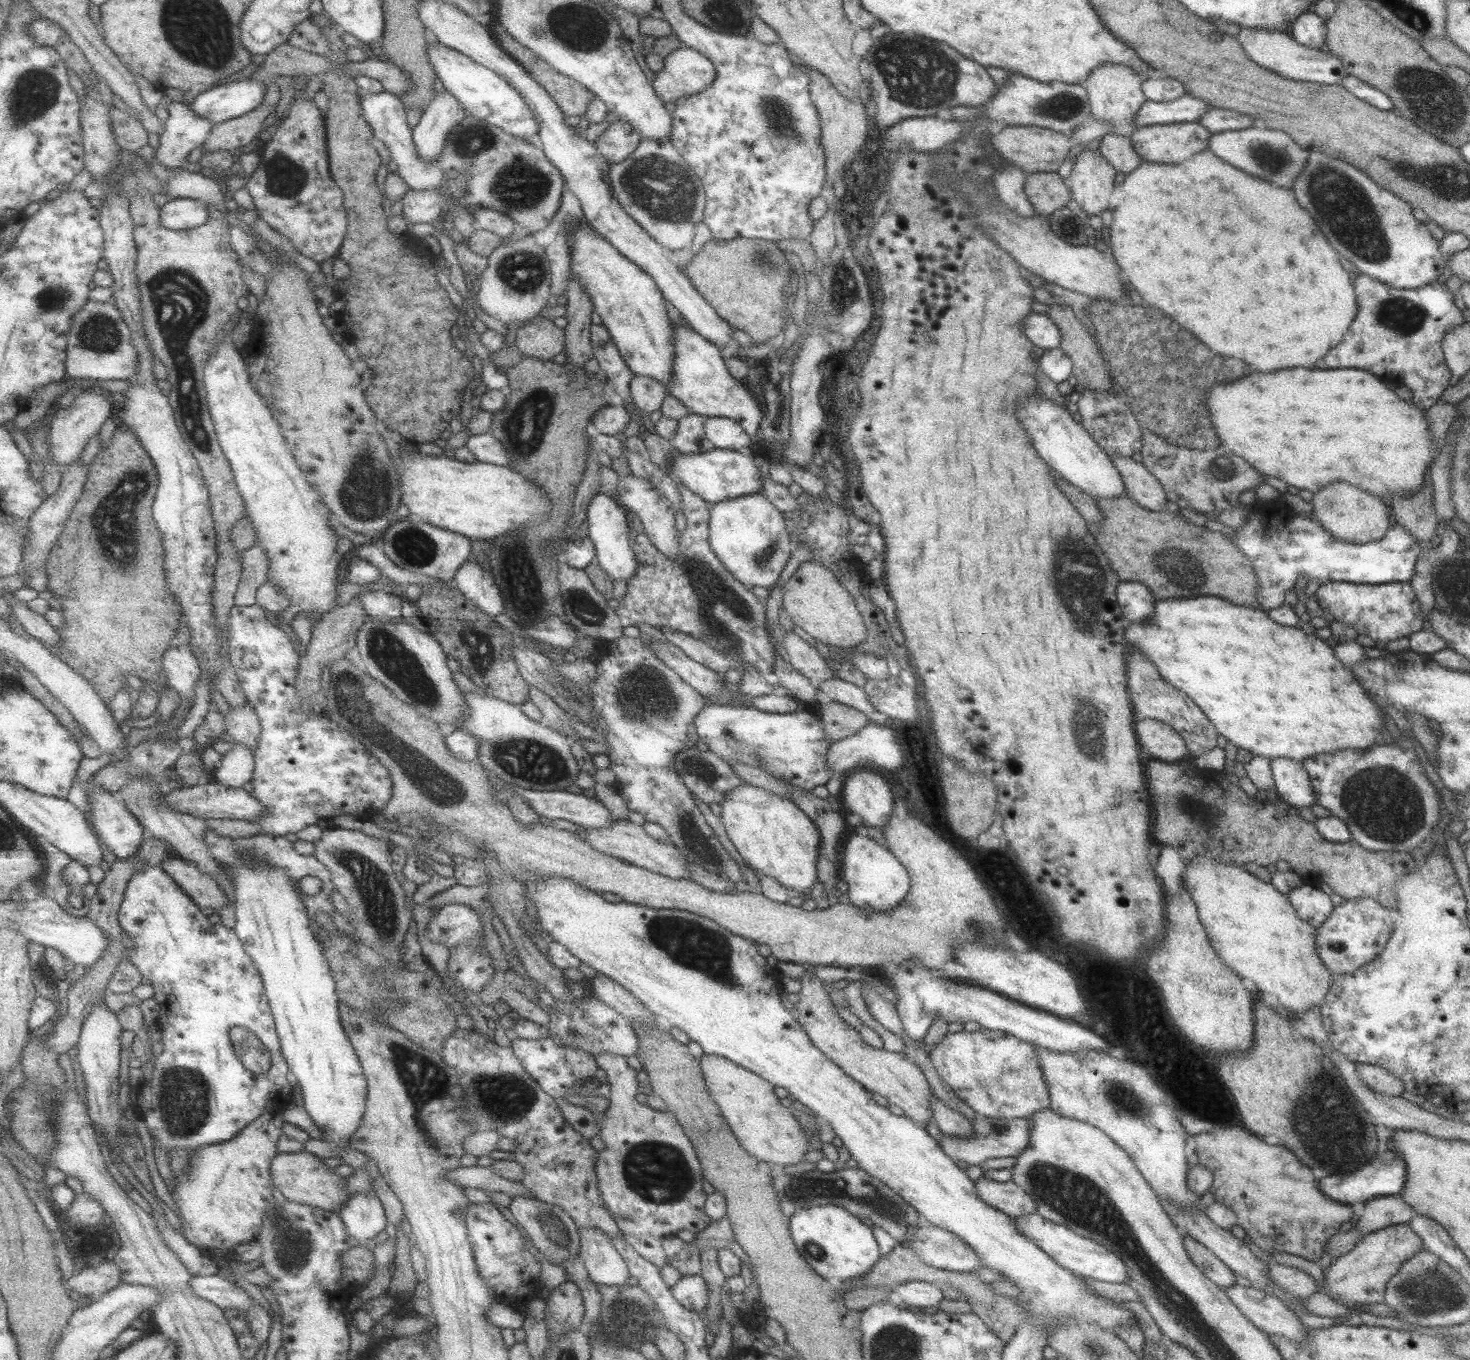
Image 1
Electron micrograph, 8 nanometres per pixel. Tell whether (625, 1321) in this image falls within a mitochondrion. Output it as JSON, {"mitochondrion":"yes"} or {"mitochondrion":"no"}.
{"mitochondrion":"yes"}

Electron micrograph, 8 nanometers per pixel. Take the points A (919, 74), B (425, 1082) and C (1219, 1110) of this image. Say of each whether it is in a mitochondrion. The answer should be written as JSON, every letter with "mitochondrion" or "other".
{"A":"mitochondrion","B":"mitochondrion","C":"other"}

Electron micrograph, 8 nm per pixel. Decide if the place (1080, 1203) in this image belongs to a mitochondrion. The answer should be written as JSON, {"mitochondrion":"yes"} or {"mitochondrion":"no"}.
{"mitochondrion":"yes"}

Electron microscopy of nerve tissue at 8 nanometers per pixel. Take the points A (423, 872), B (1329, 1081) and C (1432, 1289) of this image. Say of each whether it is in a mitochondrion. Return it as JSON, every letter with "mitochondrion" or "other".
{"A":"other","B":"other","C":"mitochondrion"}

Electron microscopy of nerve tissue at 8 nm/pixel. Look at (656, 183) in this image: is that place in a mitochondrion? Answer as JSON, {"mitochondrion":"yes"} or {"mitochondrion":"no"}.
{"mitochondrion":"yes"}

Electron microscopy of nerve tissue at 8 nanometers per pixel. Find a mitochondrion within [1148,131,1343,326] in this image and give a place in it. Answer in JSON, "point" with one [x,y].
{"point":[1267,158]}

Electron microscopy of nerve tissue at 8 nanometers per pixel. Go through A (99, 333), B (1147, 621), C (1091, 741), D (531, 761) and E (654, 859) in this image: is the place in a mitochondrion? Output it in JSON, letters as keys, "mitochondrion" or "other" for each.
{"A":"mitochondrion","B":"other","C":"mitochondrion","D":"mitochondrion","E":"other"}

